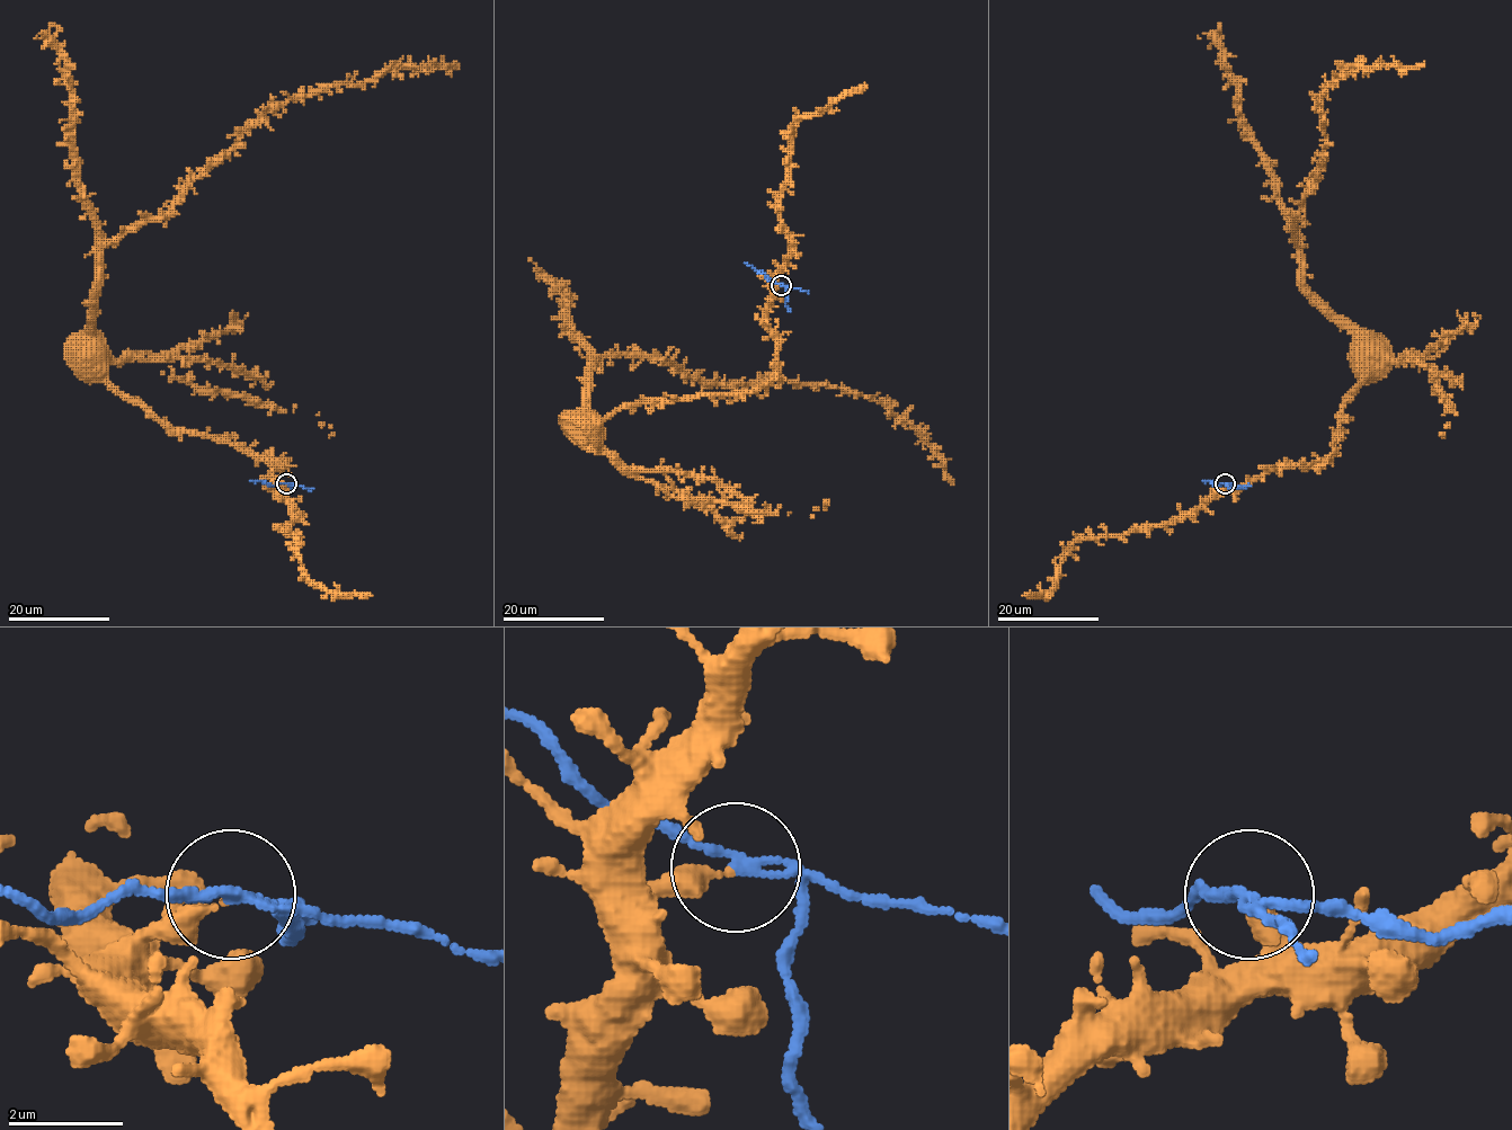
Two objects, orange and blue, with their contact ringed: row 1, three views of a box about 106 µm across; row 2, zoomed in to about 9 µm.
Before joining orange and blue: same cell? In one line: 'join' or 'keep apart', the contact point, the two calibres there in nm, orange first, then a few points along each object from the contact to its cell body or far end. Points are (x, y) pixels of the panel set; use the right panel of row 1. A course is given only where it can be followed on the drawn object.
keep apart; place (1225, 483); calibres 320 and 160 nm; course orange (1225, 483), (1238, 488), (1280, 466), (1322, 463), (1333, 452), (1344, 400), (1360, 381), (1351, 363), (1353, 358); course blue (1225, 483), (1215, 486), (1202, 480)

